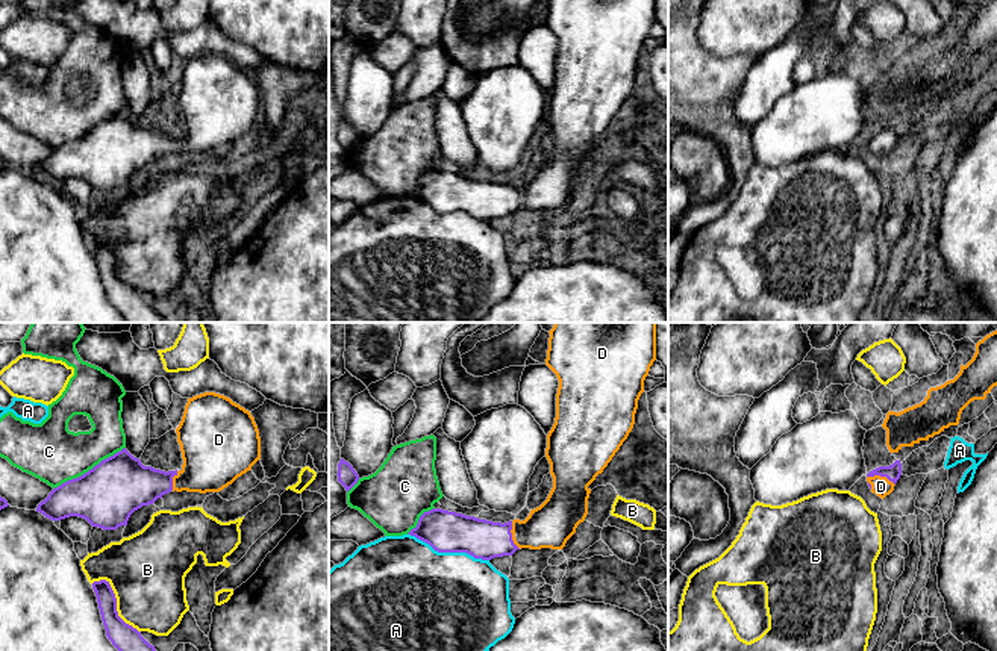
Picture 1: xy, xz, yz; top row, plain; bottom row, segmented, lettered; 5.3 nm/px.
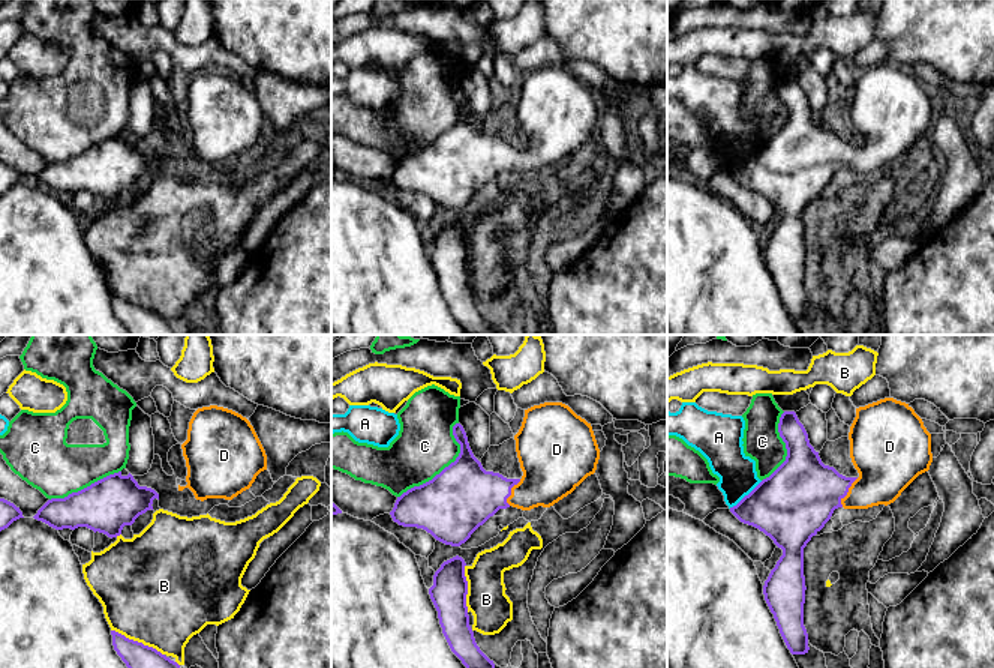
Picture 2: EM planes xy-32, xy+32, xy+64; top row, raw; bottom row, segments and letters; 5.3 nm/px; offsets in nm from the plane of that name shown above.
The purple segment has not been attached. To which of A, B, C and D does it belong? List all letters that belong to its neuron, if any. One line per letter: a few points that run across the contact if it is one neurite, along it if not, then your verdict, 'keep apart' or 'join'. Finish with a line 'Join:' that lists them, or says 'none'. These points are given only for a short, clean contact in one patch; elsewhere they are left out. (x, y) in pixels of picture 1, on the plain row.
A: keep apart
B: keep apart
C: keep apart
D: line xz (484, 200), (505, 200), (511, 196), (534, 194), (555, 182); join
Join: D

